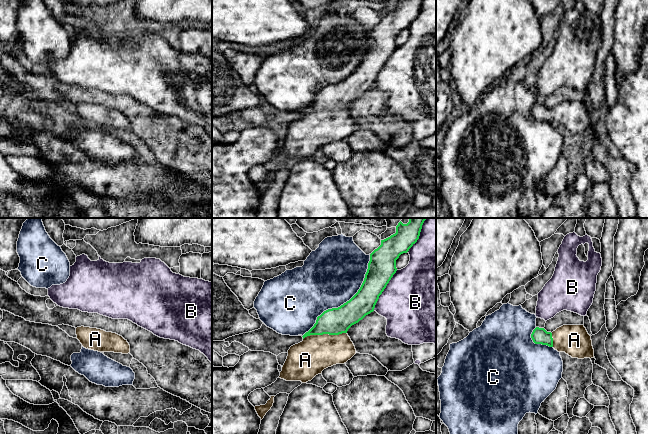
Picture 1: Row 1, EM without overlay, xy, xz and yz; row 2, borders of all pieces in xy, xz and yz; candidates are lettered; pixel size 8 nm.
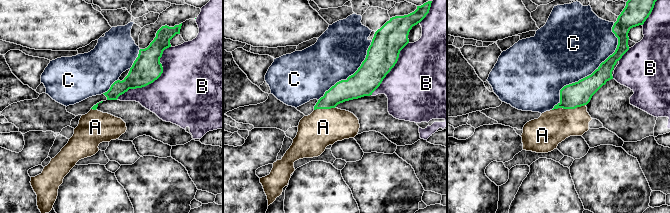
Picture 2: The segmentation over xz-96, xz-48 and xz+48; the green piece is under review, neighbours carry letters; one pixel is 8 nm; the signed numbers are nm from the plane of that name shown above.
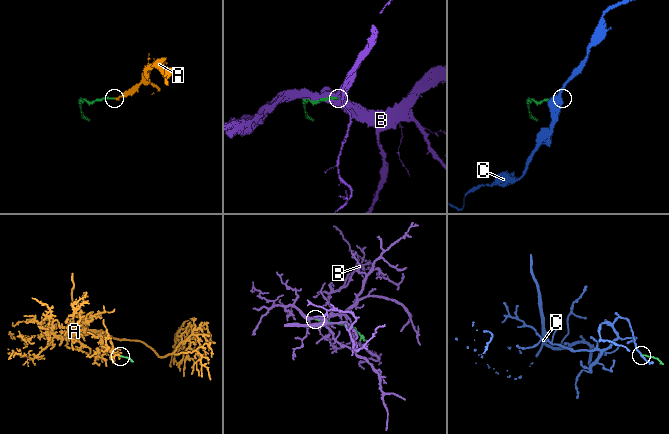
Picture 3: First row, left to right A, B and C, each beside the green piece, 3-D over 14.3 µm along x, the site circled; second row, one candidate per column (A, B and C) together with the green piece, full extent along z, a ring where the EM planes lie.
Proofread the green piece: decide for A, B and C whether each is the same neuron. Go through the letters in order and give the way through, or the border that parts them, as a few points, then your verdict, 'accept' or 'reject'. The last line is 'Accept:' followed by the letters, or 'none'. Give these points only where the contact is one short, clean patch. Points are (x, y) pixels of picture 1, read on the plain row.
A: runs through xz (335, 97), (324, 109), (324, 120), (315, 129); accept
B: reject
C: reject
Accept: A

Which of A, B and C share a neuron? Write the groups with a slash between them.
A / B / C

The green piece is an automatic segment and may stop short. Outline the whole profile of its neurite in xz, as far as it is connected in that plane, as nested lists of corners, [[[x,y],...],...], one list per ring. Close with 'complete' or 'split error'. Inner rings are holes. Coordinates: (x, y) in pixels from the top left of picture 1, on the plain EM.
[[[398,0],[396,9],[381,16],[381,21],[370,30],[368,45],[358,68],[338,84],[324,87],[317,93],[314,102],[302,113],[303,117],[290,123],[279,154],[286,157],[311,157],[328,143],[344,140],[355,130],[356,125],[347,110],[348,105],[374,87],[375,81],[387,60],[396,49],[396,36],[417,18],[423,0]]] | split error

